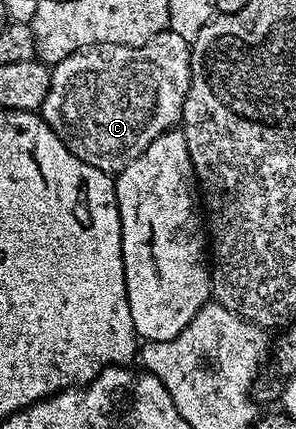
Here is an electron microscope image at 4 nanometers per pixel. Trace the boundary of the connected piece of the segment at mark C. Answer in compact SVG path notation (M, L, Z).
M165 30L145 44L96 44L55 61L51 69L50 90L38 109L39 115L58 134L60 143L82 162L107 174L118 174L154 138L171 132L181 123L180 115L190 90L190 41Z

